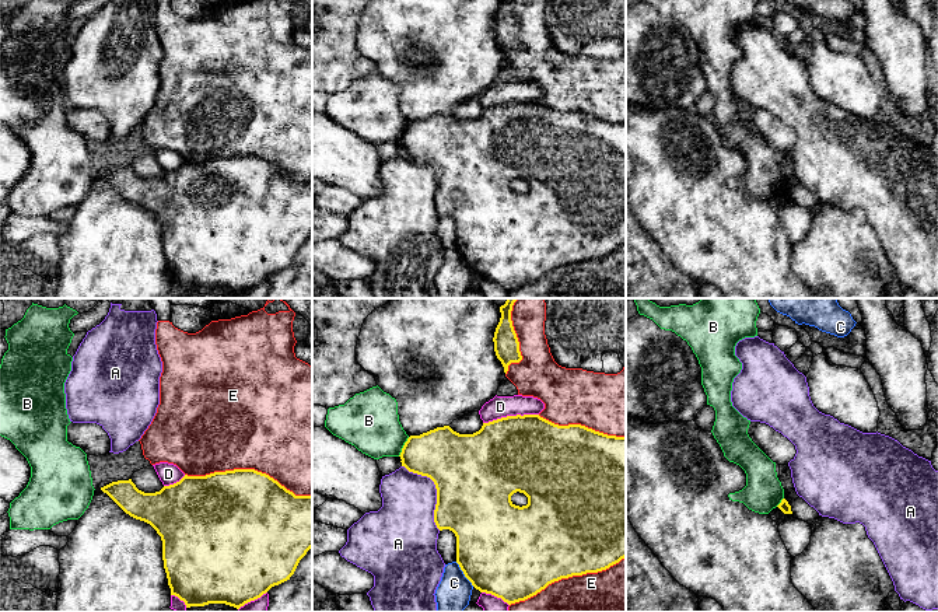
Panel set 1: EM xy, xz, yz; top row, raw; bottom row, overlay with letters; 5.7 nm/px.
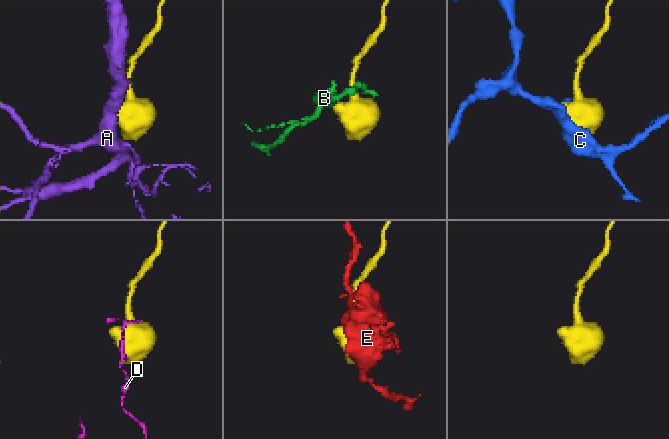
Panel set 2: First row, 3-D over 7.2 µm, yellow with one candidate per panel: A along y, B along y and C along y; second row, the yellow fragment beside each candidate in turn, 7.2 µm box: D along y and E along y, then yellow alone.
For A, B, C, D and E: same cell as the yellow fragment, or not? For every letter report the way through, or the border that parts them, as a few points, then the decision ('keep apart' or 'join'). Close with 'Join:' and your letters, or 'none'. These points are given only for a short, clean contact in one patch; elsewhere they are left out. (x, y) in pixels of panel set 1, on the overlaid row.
A: keep apart
B: along xz (409, 437), (398, 455) | keep apart
C: keep apart
D: keep apart
E: keep apart
Join: none

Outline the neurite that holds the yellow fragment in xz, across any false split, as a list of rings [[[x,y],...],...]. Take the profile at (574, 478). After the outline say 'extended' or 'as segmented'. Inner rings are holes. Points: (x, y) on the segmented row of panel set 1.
[[[517,415],[483,423],[473,434],[459,434],[449,426],[437,427],[420,436],[410,436],[400,452],[400,462],[409,472],[430,478],[437,489],[434,522],[440,531],[449,529],[456,536],[456,563],[465,577],[480,592],[501,598],[508,605],[525,601],[549,584],[573,576],[598,573],[626,557],[626,437],[608,436],[581,424],[559,426],[539,415]],[[514,493],[528,497],[526,506],[511,501]]]; as segmented

